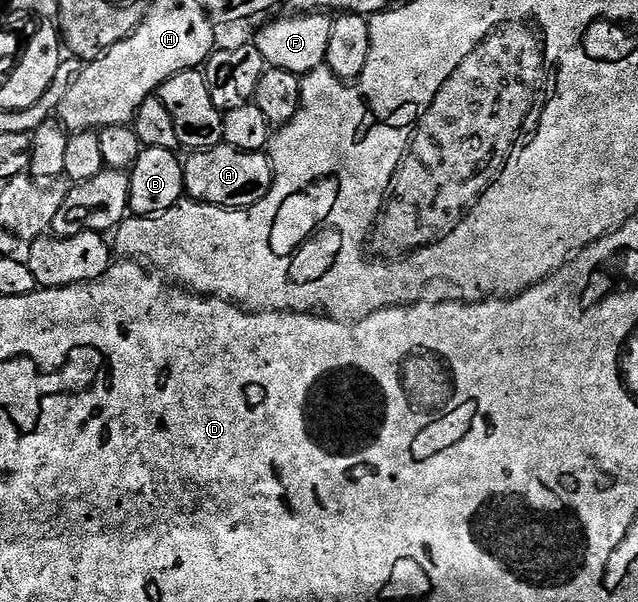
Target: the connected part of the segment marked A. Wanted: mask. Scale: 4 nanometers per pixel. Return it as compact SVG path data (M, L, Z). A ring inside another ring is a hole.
M224 143L212 149L192 152L188 157L191 158L183 161L183 188L186 196L192 197L199 205L248 209L261 203L261 199L269 195L275 181L270 156L263 151L250 153Z

